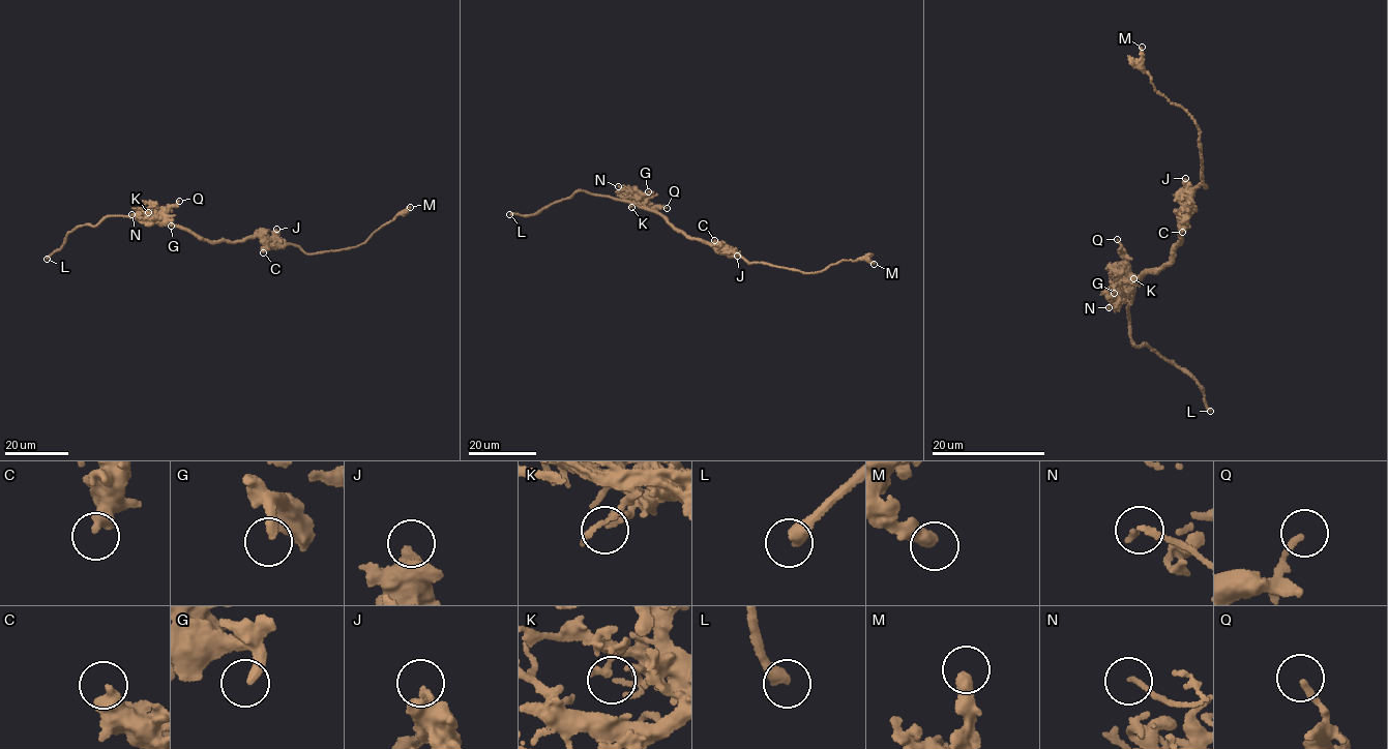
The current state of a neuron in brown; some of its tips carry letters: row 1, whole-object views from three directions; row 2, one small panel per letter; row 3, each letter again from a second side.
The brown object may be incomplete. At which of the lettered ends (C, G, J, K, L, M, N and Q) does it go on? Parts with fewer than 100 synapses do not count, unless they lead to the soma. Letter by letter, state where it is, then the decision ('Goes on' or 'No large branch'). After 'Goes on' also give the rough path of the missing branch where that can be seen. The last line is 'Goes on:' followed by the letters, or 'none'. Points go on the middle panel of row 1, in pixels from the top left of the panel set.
C: Place: (714, 240). No large branch
G: Place: (648, 191). No large branch
J: Place: (737, 256). No large branch
K: Place: (631, 207). No large branch
L: Place: (509, 214). Goes on
M: Place: (874, 264). No large branch
N: Place: (618, 186). No large branch
Q: Place: (667, 208). No large branch
Goes on: L

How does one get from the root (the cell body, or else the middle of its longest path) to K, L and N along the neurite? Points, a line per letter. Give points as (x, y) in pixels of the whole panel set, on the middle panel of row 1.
K: (685, 236), (641, 204), (631, 207)
L: (685, 236), (653, 211), (580, 190), (528, 215), (509, 214)
N: (685, 236), (657, 213), (633, 204), (621, 195), (618, 186)

